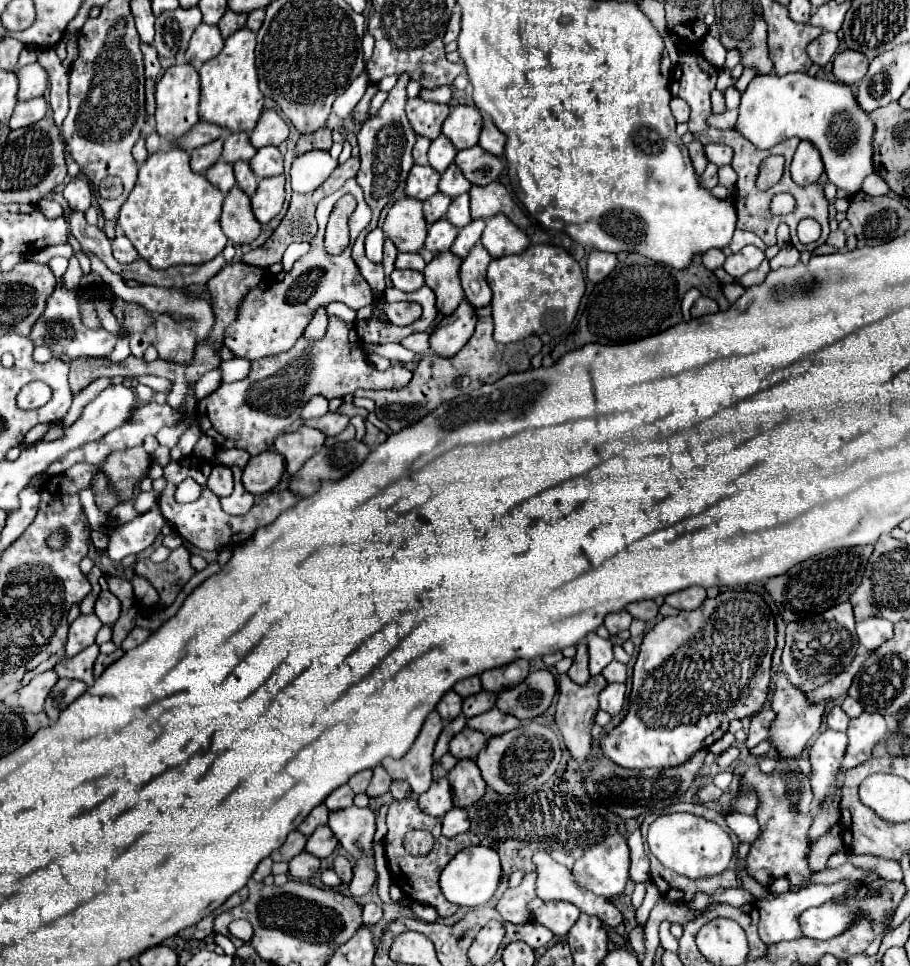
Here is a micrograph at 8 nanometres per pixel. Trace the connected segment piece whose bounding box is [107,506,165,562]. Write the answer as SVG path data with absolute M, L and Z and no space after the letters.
M153 506L149 512L137 516L131 522L119 524L111 534L107 548L111 560L121 562L125 556L135 556L149 548L155 542L157 534L161 532L163 524L165 518L157 506Z

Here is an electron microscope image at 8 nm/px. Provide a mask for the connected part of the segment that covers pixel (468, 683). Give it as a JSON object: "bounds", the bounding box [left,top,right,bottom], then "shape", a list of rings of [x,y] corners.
{"bounds":[453,676,483,698],"shape":[[[473,676],[473,678],[465,678],[465,680],[457,682],[457,684],[453,686],[453,690],[455,690],[461,698],[467,698],[467,696],[473,696],[473,694],[481,692],[483,688],[481,688],[481,680],[479,680],[479,676]]]}

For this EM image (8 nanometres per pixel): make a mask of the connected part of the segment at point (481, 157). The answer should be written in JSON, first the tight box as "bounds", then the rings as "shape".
{"bounds":[455,146,507,186],"shape":[[[473,146],[457,152],[455,164],[461,168],[465,178],[477,186],[487,186],[489,182],[497,180],[507,166],[503,158],[485,152],[481,146]]]}

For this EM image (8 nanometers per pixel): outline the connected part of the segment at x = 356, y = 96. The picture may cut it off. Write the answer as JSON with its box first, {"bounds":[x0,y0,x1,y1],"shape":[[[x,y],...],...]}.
{"bounds":[333,70,369,118],"shape":[[[364,70],[359,78],[354,79],[351,86],[337,97],[337,102],[333,102],[333,112],[339,118],[347,118],[353,112],[353,108],[357,106],[357,102],[363,98],[369,84],[367,73]]]}

